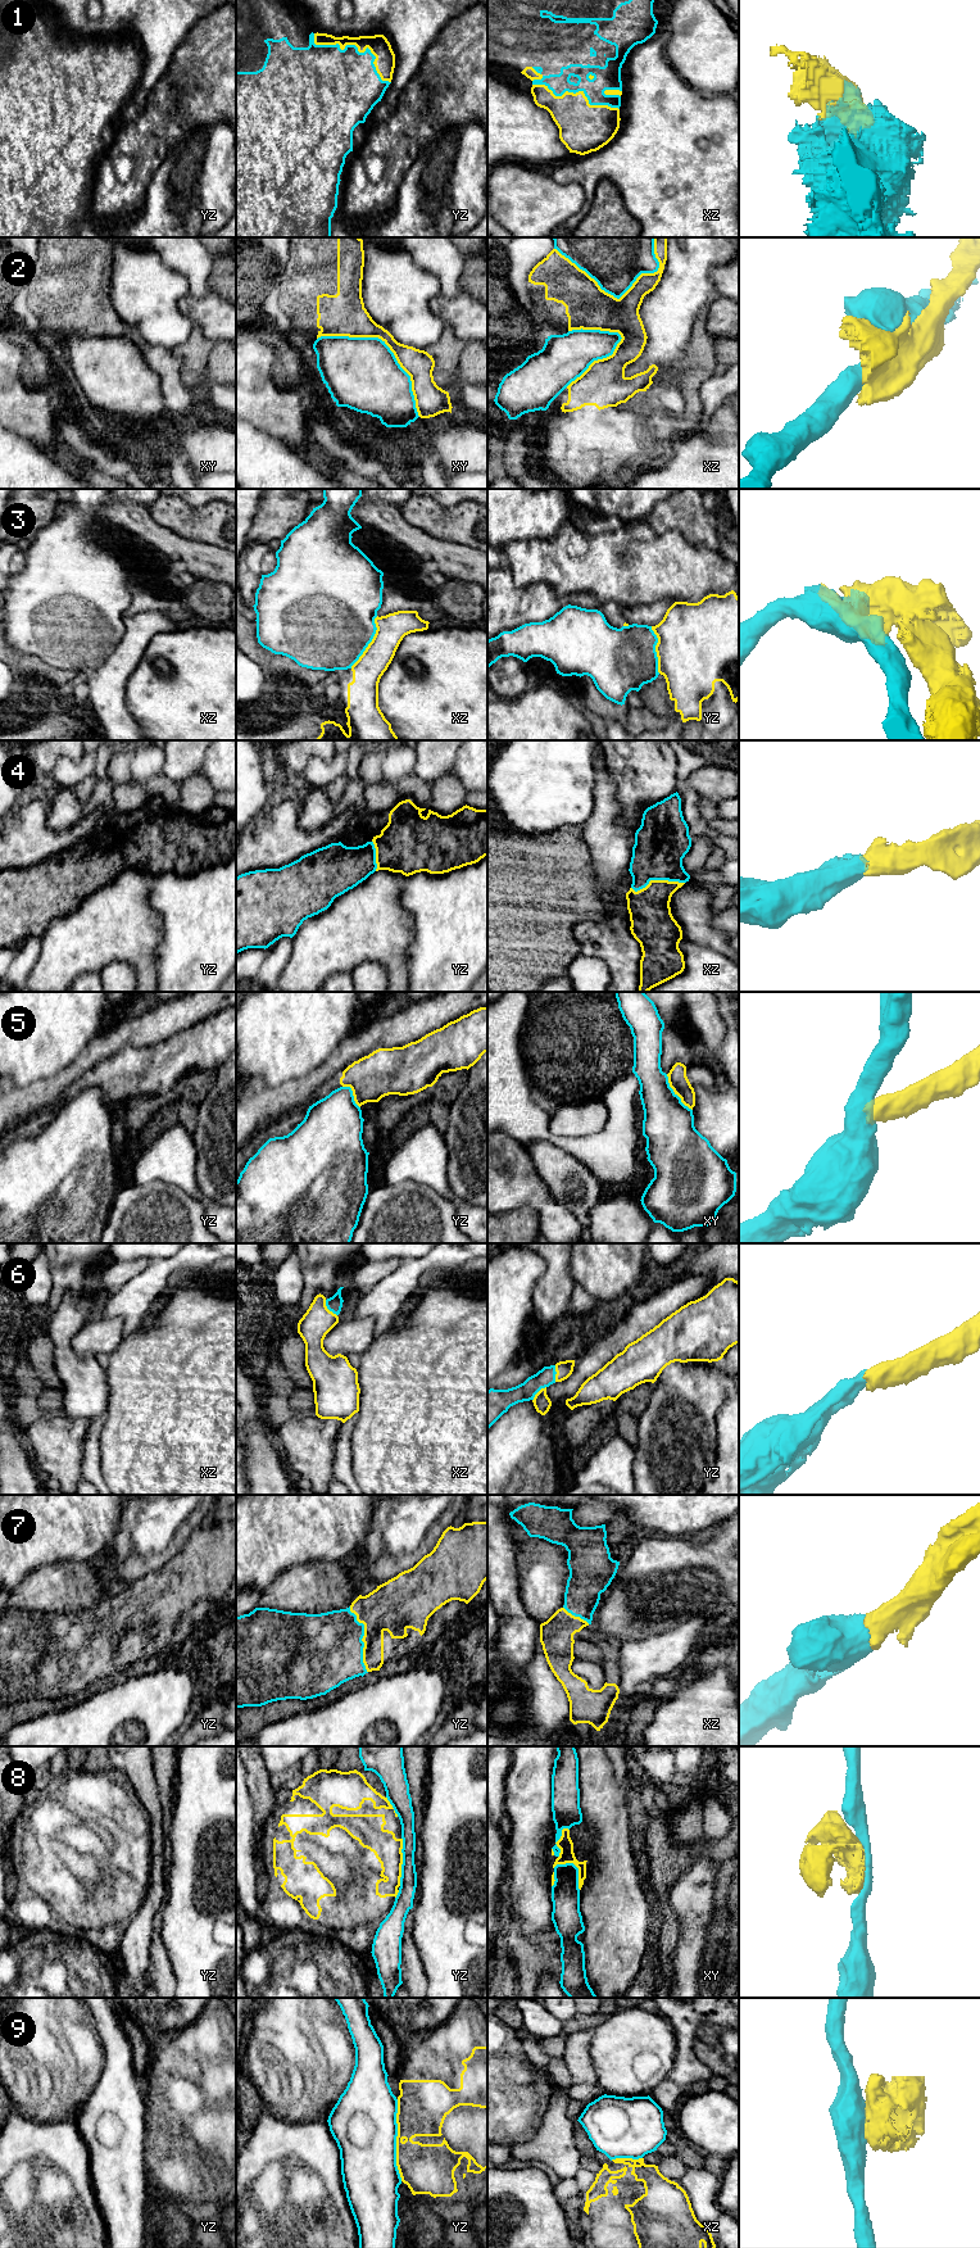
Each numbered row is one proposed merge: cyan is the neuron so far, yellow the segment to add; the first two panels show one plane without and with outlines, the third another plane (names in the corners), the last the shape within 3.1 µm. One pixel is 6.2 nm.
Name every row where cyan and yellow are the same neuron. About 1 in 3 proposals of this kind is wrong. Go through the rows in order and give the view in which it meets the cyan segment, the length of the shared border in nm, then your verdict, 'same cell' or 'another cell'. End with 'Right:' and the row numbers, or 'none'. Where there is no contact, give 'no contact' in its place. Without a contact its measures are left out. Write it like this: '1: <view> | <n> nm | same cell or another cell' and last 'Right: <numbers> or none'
1: yz | 600 nm | same cell
2: xy | 800 nm | another cell
3: xz | 360 nm | another cell
4: xz | 340 nm | same cell
5: xy | 280 nm | another cell
6: xz | 130 nm | same cell
7: yz | 440 nm | same cell
8: yz | 300 nm | another cell
9: yz | 500 nm | another cell
Right: 1, 4, 6, 7

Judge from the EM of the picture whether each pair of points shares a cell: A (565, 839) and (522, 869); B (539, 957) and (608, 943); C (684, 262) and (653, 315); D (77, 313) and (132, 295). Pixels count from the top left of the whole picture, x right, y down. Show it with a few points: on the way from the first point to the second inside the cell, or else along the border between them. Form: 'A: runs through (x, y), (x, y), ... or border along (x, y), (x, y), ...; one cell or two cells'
A: runs through (554, 850), (532, 869); one cell
B: border along (591, 920), (574, 929), (581, 952); two cells
C: runs through (684, 275), (684, 284), (666, 302); one cell
D: border along (112, 271), (112, 307), (130, 326); two cells

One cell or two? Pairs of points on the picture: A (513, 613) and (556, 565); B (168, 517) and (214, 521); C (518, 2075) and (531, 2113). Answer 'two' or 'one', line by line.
A: two
B: one
C: one

